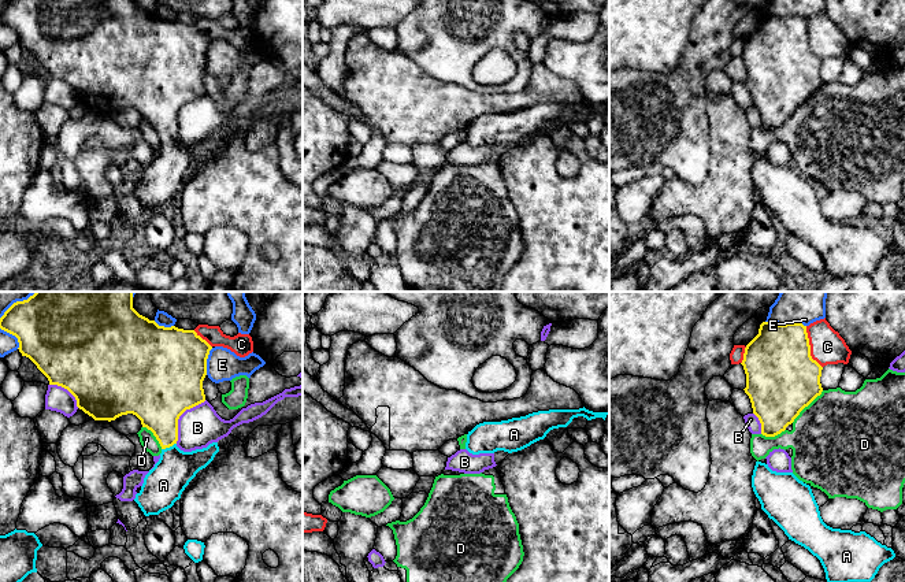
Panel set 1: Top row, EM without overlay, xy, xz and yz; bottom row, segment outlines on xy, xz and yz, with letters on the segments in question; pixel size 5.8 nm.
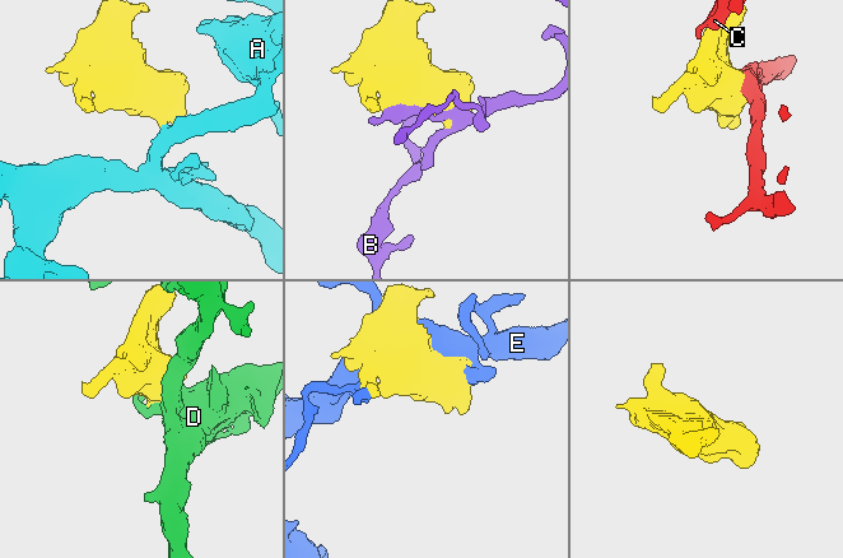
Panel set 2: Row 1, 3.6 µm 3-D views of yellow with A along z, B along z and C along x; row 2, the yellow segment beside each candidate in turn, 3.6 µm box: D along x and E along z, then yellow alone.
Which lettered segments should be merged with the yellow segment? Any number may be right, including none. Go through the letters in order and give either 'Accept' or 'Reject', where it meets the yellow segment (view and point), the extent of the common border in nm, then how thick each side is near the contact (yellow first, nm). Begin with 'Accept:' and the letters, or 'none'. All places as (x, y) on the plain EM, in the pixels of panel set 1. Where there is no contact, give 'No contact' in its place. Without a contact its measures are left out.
Accept: A
A: Accept. Touches yellow at xy (169, 140). Shared border 100 nm. Thickness 280 nm (yellow) against 240 nm
B: Reject. Touches yellow at xy (180, 108). Shared border 320 nm. Thickness 480 nm (yellow) against 240 nm
C: Reject. Touches yellow at yz (809, 40). Shared border 260 nm. Thickness 420 nm (yellow) against 200 nm
D: Reject. Touches yellow at yz (807, 99). Shared border 260 nm. Thickness 420 nm (yellow) against 500 nm
E: Reject. Touches yellow at yz (786, 17). Shared border 240 nm. Thickness 400 nm (yellow) against 110 nm

